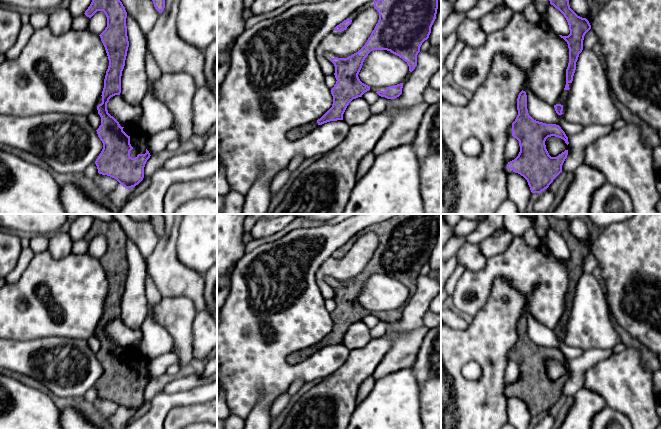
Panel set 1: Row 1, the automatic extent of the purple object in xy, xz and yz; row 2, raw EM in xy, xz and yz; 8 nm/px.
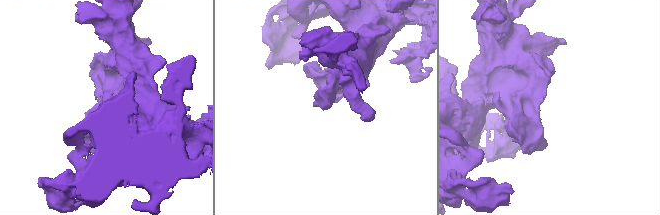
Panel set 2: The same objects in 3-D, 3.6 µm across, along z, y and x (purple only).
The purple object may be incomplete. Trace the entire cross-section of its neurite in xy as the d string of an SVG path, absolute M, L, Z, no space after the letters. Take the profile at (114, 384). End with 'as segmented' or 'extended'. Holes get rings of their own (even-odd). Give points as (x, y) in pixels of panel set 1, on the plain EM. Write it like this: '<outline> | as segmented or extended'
M94 219L84 238L91 242L97 235L103 235L107 241L107 251L99 260L105 271L109 290L102 319L94 333L101 341L101 349L96 355L103 367L95 388L99 398L110 400L129 413L143 404L144 391L151 379L147 374L149 359L140 353L130 355L121 351L107 334L109 323L121 317L121 300L129 271L127 236L116 220Z | extended

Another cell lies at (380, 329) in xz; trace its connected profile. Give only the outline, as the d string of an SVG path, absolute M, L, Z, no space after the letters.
M379 321L379 323L372 329L370 329L370 335L372 339L384 336L387 332L388 323L385 321Z

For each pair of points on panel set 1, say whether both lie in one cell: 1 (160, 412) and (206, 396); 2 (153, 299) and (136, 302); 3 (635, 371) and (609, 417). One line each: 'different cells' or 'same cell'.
1: same cell
2: different cells
3: different cells

